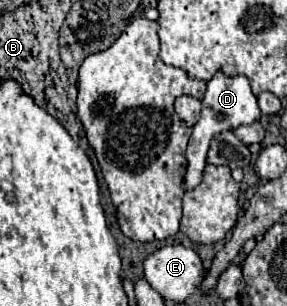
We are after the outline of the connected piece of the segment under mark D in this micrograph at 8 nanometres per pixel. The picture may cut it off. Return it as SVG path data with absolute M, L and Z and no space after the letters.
M217 71L209 81L207 81L207 91L203 95L203 111L201 111L201 119L197 121L197 125L191 131L191 139L187 145L187 173L185 173L185 189L193 189L199 181L201 181L201 173L207 165L207 151L209 151L209 141L219 135L221 131L229 131L235 129L239 125L251 125L253 121L257 121L261 117L259 105L257 105L257 97L251 91L251 85L247 81L247 77L237 75L237 77L229 77L221 71Z

